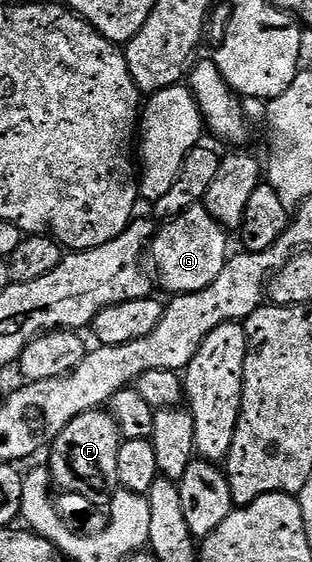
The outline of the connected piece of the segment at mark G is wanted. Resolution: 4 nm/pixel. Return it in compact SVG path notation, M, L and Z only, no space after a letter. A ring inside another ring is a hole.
M203 205L191 207L177 218L164 222L156 230L149 248L150 258L155 258L154 270L157 272L158 282L160 279L175 295L204 291L210 283L217 281L217 277L229 262L227 235L228 232Z

